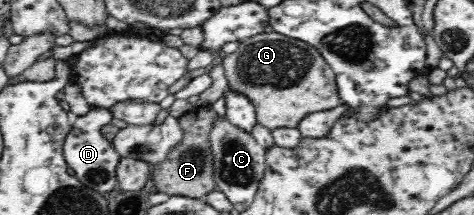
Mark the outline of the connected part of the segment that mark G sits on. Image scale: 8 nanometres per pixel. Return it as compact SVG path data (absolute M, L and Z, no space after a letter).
M271 30L244 39L238 49L222 55L220 60L229 80L229 88L245 94L255 106L256 118L261 125L270 130L280 127L296 127L298 121L308 113L333 109L341 105L334 71L315 46Z

